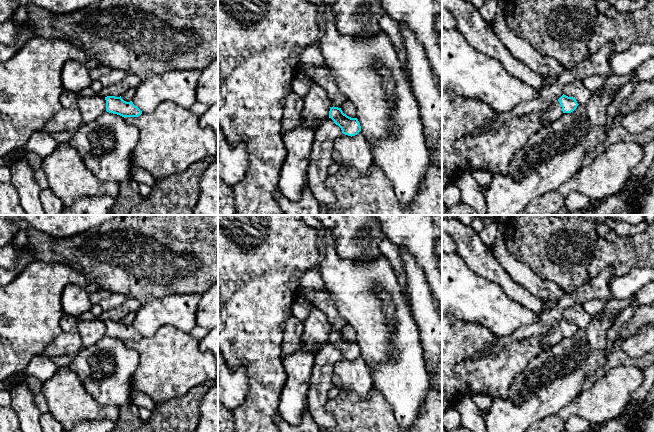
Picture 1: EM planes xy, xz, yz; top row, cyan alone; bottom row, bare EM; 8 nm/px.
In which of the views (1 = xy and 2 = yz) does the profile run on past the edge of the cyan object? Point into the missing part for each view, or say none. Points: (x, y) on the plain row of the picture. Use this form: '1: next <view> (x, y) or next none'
1: next none
2: next yz (554, 335)

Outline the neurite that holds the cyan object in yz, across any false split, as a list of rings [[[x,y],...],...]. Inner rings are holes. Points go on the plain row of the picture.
[[[562,319],[558,324],[555,324],[550,330],[543,335],[541,341],[542,350],[551,348],[559,343],[564,337],[573,336],[579,328],[573,321]]]

